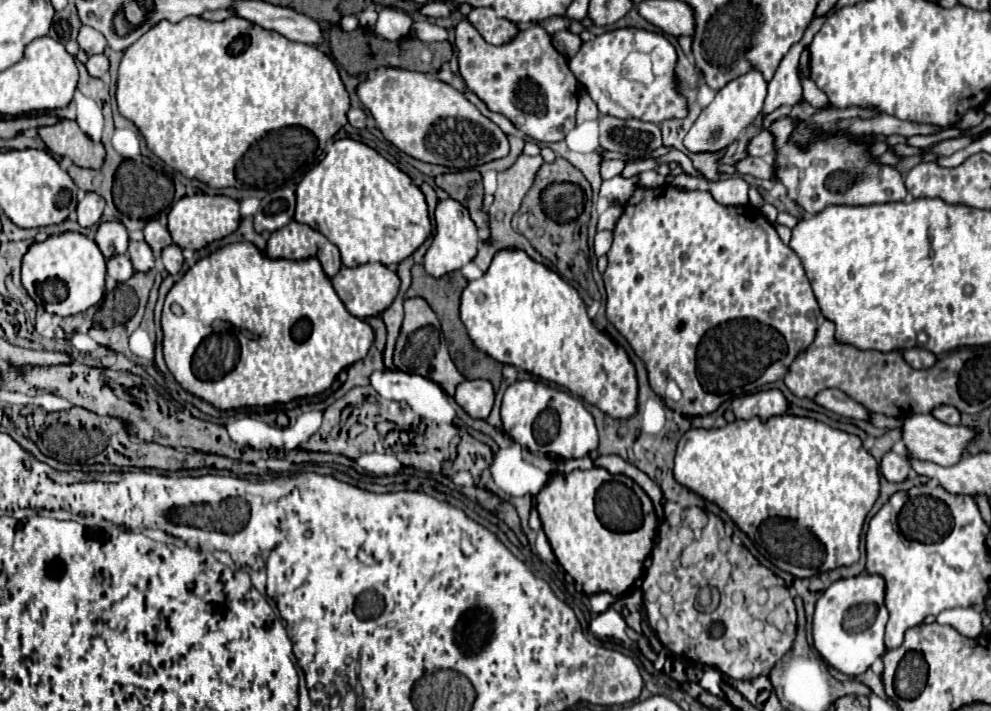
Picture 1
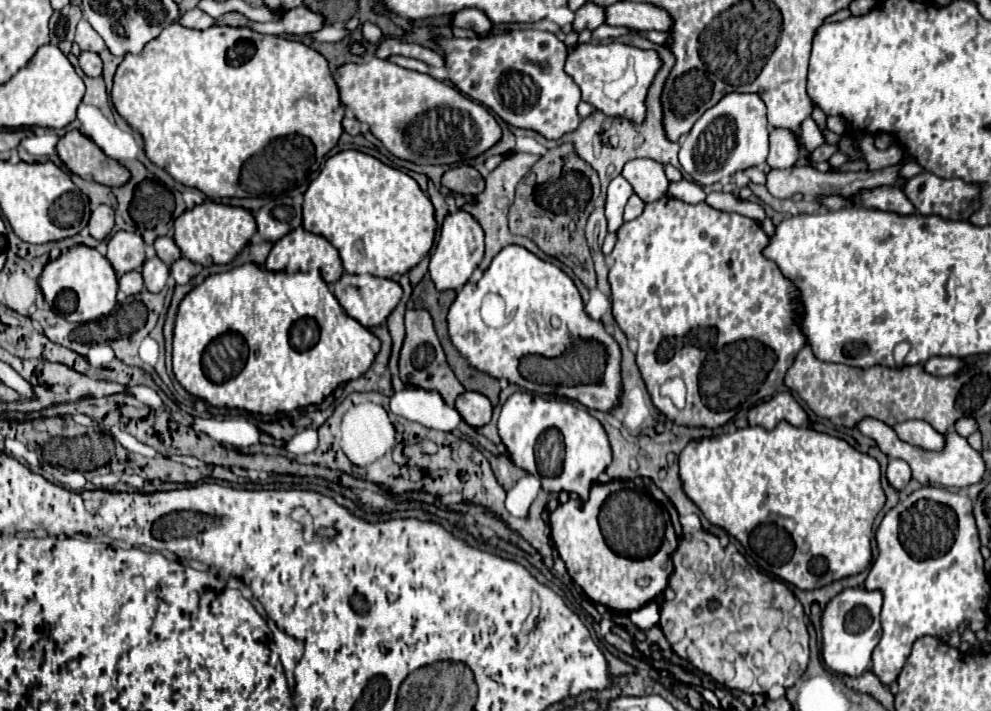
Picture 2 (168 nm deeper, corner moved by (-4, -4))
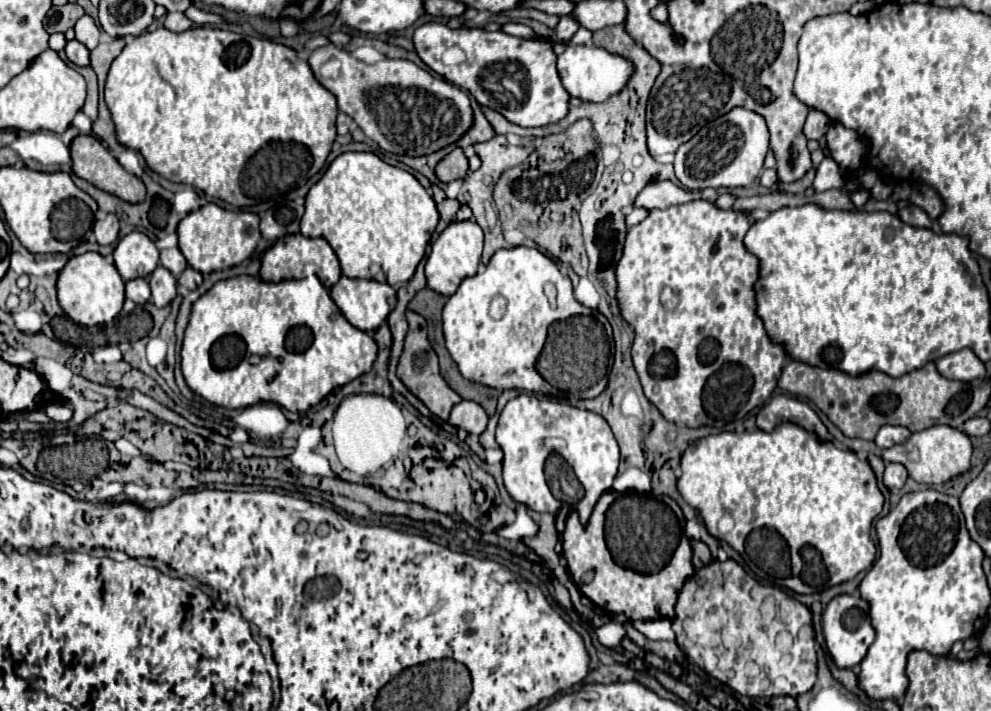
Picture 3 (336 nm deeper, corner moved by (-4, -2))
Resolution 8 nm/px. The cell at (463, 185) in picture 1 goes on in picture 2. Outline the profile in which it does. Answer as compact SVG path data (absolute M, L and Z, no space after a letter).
M460 166L448 170L442 176L442 186L452 190L454 194L480 194L484 190L484 178L472 166Z

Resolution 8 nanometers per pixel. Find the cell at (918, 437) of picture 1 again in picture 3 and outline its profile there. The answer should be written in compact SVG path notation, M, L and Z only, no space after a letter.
M882 426L878 430L874 442L876 442L878 448L884 450L884 448L890 448L894 444L902 444L904 440L908 440L908 436L910 436L908 428L902 428L902 426Z

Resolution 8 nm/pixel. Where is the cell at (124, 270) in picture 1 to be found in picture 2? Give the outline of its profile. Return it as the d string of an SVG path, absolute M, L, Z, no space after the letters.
M132 270L132 272L126 272L118 278L118 286L124 294L138 294L140 290L144 290L144 280L142 280L142 274L138 270Z

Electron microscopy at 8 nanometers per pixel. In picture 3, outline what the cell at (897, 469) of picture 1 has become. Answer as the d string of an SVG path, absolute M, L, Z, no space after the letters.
M886 464L882 482L884 482L884 486L886 486L888 490L892 490L892 488L902 488L904 482L906 482L906 478L908 478L908 472L906 472L906 468L904 468L902 464Z

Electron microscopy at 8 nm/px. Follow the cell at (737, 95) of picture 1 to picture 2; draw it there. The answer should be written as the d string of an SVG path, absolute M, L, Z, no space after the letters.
M730 92L720 102L708 108L692 126L690 134L680 140L680 168L700 186L714 184L724 176L750 166L760 166L768 156L768 128L766 106L758 94Z

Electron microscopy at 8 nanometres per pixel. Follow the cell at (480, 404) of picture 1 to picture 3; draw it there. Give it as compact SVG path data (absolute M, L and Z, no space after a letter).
M462 400L460 404L456 404L456 408L452 408L452 414L450 414L448 422L456 428L466 430L468 434L480 436L486 430L488 416L486 416L484 408L480 408L476 402Z

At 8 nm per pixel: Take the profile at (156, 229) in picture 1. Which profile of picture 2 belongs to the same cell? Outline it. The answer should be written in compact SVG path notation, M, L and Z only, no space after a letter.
M168 236L156 238L154 250L156 250L158 258L160 258L164 264L172 264L172 262L176 262L176 258L180 258L180 248L178 248L176 242L174 242L172 238L168 238Z

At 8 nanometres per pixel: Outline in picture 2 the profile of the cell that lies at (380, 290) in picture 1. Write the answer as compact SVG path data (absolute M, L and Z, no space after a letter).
M342 274L334 286L334 296L348 316L356 318L364 328L382 324L402 298L402 286L390 278L378 278L372 274Z

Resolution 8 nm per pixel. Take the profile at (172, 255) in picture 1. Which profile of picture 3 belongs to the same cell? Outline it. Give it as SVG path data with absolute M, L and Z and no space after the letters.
M186 268L186 270L180 274L178 284L184 286L184 288L188 288L188 290L196 290L196 288L202 284L202 276L200 276L200 272L196 272L194 268Z

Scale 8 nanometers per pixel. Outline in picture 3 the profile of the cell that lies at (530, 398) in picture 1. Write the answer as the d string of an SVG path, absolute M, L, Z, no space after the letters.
M520 394L504 406L496 428L496 442L504 452L504 486L514 502L524 504L534 512L550 514L556 514L560 510L560 502L552 496L546 482L544 466L548 456L542 456L542 438L562 438L566 442L560 454L574 468L580 484L586 490L586 496L576 506L580 512L580 520L586 526L598 498L612 488L612 482L616 478L620 462L618 442L608 422L596 412L580 410L560 402L538 400L534 394Z

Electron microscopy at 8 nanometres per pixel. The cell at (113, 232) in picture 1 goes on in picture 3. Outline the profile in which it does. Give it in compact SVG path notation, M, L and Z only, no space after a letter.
M130 232L124 236L112 256L124 282L134 278L148 278L158 266L158 248L142 232Z

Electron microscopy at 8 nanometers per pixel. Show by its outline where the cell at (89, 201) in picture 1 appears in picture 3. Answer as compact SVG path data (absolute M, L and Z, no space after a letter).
M108 214L104 220L98 220L94 224L94 236L96 236L98 244L112 244L112 242L116 242L118 232L120 232L120 224L118 224L118 218L112 216L112 214Z

